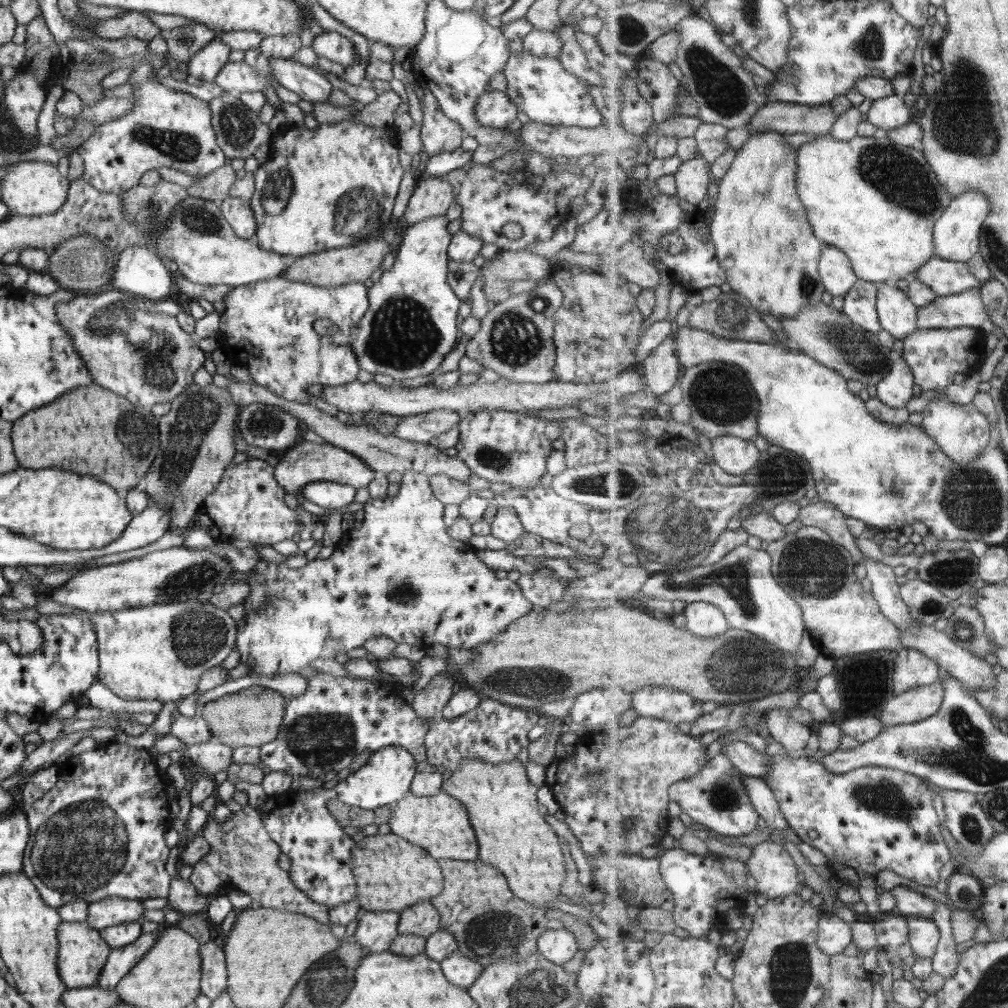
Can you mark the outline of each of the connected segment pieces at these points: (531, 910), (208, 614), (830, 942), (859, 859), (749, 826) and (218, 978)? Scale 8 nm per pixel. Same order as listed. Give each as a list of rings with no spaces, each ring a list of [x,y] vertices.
[[[438,860],[443,876],[443,892],[430,900],[441,917],[440,928],[454,936],[458,951],[472,961],[477,961],[483,969],[501,959],[517,958],[526,960],[537,952],[538,938],[548,929],[546,910],[525,900],[518,899],[509,889],[507,878],[482,860]]]
[[[192,599],[176,604],[155,604],[152,606],[129,608],[118,612],[84,612],[62,606],[52,600],[42,600],[35,608],[41,615],[64,614],[88,617],[94,623],[98,635],[98,680],[112,690],[122,700],[158,700],[166,704],[187,700],[195,693],[200,676],[210,671],[235,649],[237,627],[227,609],[220,609],[214,604],[201,603]]]
[[[826,912],[821,921],[820,947],[831,955],[839,955],[855,942],[853,924],[846,922],[840,914]]]
[[[780,754],[774,757],[774,763],[772,763],[772,769],[770,769],[770,782],[772,788],[776,791],[779,798],[782,810],[786,812],[786,817],[792,822],[792,827],[798,832],[803,841],[809,843],[815,848],[823,851],[829,859],[829,866],[834,870],[834,875],[839,876],[835,866],[831,864],[832,860],[840,860],[840,862],[850,866],[860,872],[866,871],[870,874],[880,874],[882,870],[890,869],[897,874],[907,877],[919,884],[927,886],[936,886],[940,880],[942,880],[942,870],[946,866],[948,860],[954,858],[952,854],[952,848],[950,844],[946,842],[946,836],[944,836],[944,830],[942,830],[942,818],[940,818],[940,812],[936,808],[936,790],[930,788],[928,780],[918,776],[917,774],[903,771],[899,768],[892,768],[887,766],[865,766],[857,768],[852,772],[838,773],[828,769],[826,763],[822,763],[820,760],[814,759],[812,756],[791,756],[789,754]]]
[[[723,752],[716,755],[705,770],[690,779],[674,784],[671,788],[671,796],[695,821],[730,837],[754,832],[760,826],[760,818],[763,817],[754,805],[750,788],[746,784],[746,773],[738,768],[738,764],[728,754]]]
[[[212,941],[200,944],[202,956],[202,978],[200,990],[210,1000],[216,1000],[228,988],[228,972],[225,962],[225,952]]]

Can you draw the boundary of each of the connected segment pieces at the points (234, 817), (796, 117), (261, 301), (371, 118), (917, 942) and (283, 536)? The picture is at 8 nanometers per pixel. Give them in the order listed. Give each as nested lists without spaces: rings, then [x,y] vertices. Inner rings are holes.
[[[248,805],[241,811],[233,812],[224,822],[217,822],[211,817],[200,834],[208,840],[210,851],[193,865],[189,881],[199,890],[201,896],[210,895],[220,888],[234,888],[260,902],[261,908],[302,914],[331,927],[330,909],[307,898],[294,886],[290,872],[279,867],[281,848],[266,832],[257,809]]]
[[[773,101],[758,111],[747,128],[751,132],[763,127],[771,131],[801,132],[819,137],[832,132],[840,117],[831,103],[812,106],[798,102]]]
[[[281,276],[261,280],[257,283],[232,287],[232,290],[224,296],[223,307],[220,309],[220,336],[218,336],[218,338],[220,338],[220,348],[230,352],[228,356],[230,356],[232,362],[245,366],[253,378],[254,384],[265,386],[274,394],[275,398],[282,397],[288,401],[312,405],[309,400],[310,393],[308,392],[308,386],[310,386],[310,384],[323,384],[325,387],[331,387],[345,385],[357,379],[356,375],[359,371],[358,356],[356,356],[354,350],[350,348],[350,333],[352,333],[352,328],[358,325],[358,321],[366,314],[366,309],[368,309],[369,305],[368,289],[364,283],[353,282],[341,284],[337,287],[322,287],[304,284],[296,280],[286,280],[286,278],[282,278]]]
[[[396,92],[379,94],[371,105],[365,105],[360,113],[349,120],[362,122],[362,124],[368,124],[368,126],[378,126],[378,128],[392,127],[393,122],[396,120],[394,109],[400,102],[401,98]]]
[[[910,916],[909,924],[912,928],[911,942],[920,957],[936,957],[943,940],[941,927],[934,918]]]
[[[249,458],[240,465],[229,466],[218,487],[202,503],[195,524],[223,543],[248,540],[259,546],[292,539],[302,521],[296,510],[285,504],[286,492],[276,483],[273,473],[273,466],[259,459]]]

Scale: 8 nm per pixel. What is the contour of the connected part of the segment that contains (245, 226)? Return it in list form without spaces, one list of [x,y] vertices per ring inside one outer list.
[[[230,195],[222,201],[221,211],[224,219],[232,227],[236,236],[243,239],[255,238],[257,223],[252,208],[246,202],[233,201]]]

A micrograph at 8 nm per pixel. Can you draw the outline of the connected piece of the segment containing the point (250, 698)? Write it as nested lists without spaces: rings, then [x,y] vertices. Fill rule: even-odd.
[[[254,685],[228,697],[206,703],[201,711],[202,718],[210,725],[210,731],[215,740],[230,747],[242,746],[260,747],[276,740],[286,714],[286,699],[277,690]]]

